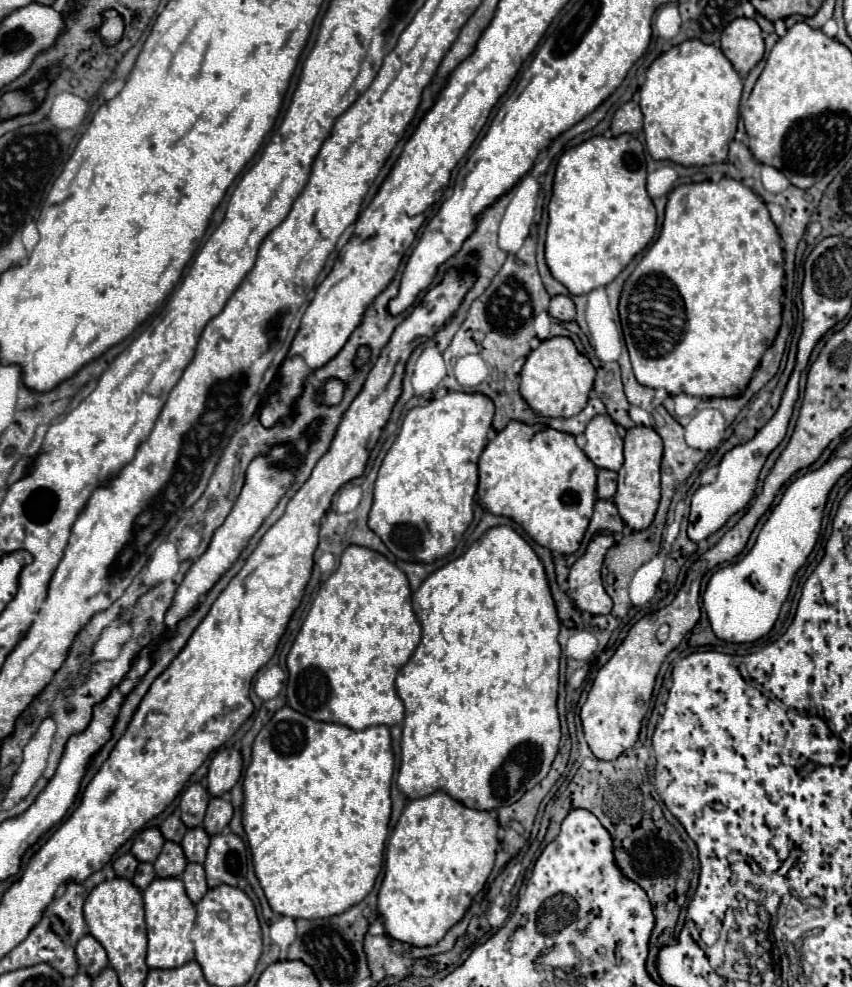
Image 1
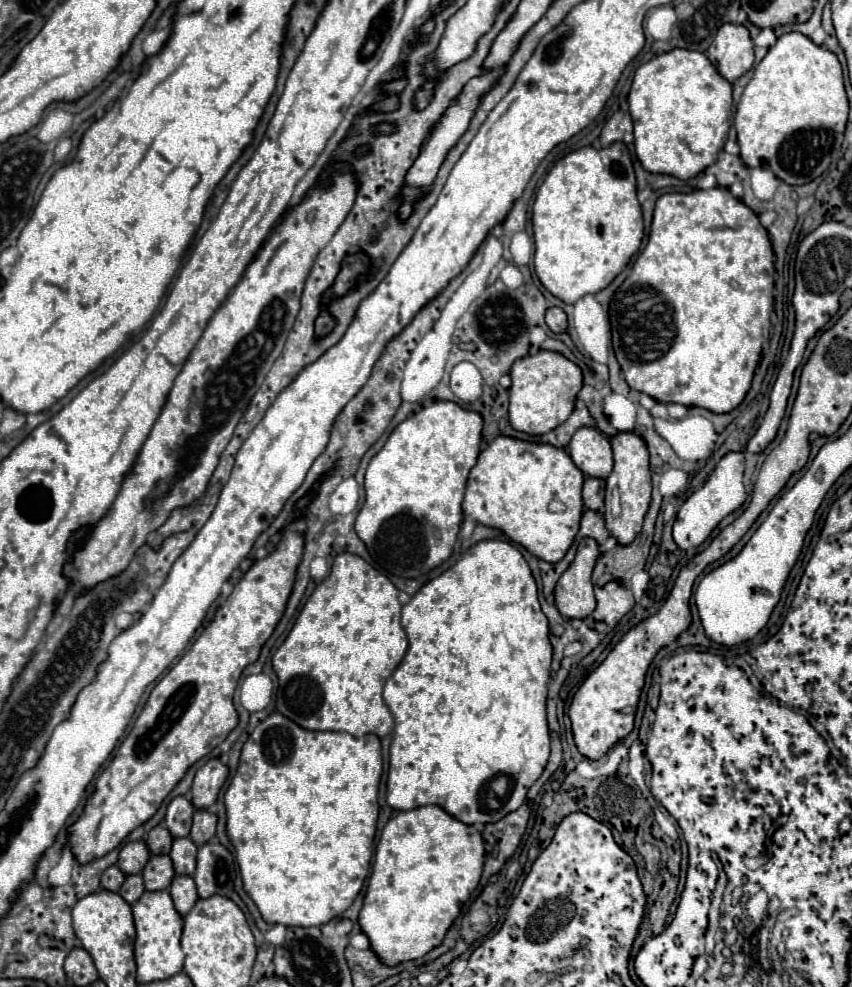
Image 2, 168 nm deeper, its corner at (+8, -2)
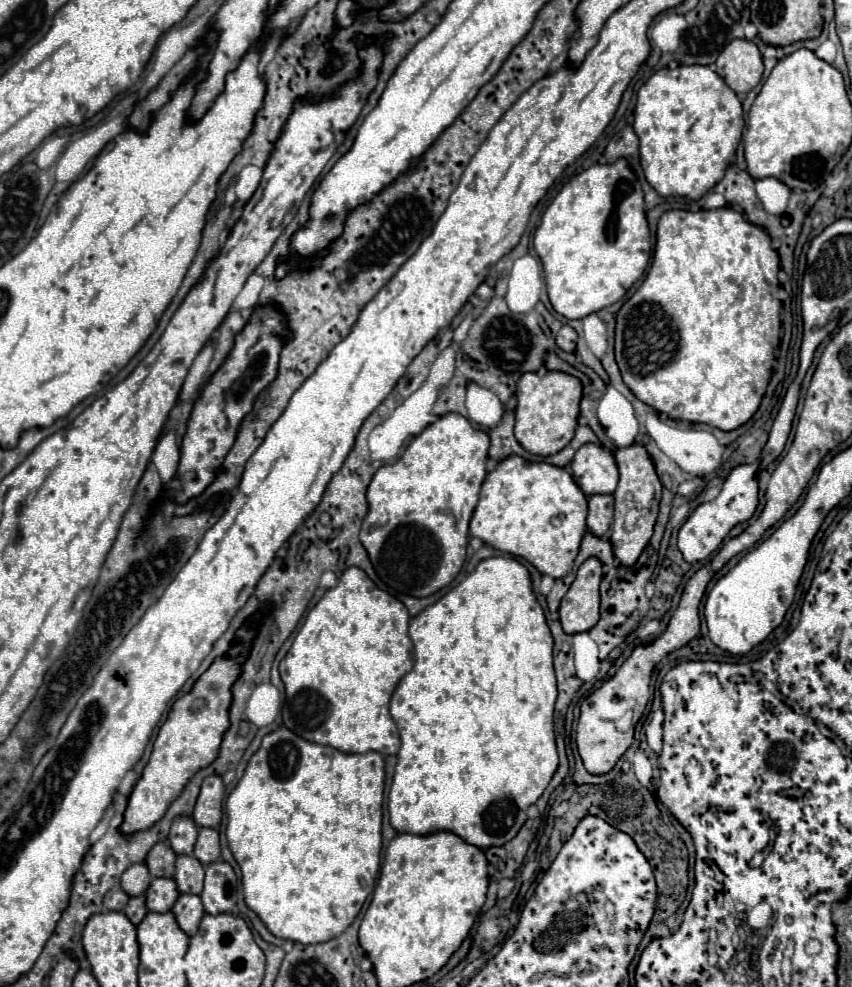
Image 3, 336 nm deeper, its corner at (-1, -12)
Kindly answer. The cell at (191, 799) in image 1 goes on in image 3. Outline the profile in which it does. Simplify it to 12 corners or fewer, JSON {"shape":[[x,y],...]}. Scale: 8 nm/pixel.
{"shape":[[175,819],[169,845],[177,855],[193,855],[197,825]]}

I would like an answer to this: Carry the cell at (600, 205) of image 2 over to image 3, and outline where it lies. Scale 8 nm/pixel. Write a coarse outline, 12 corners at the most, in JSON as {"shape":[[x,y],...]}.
{"shape":[[625,159],[573,177],[533,247],[553,309],[623,299],[651,257]]}

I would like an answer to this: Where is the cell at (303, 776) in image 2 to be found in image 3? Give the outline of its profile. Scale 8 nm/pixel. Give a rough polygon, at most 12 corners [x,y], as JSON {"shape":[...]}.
{"shape":[[287,727],[229,793],[245,903],[313,945],[379,873],[385,763]]}

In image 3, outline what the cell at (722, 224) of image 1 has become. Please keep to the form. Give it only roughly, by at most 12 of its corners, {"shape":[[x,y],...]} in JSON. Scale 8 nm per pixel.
{"shape":[[667,211],[617,313],[625,385],[745,425],[779,255],[743,213]]}

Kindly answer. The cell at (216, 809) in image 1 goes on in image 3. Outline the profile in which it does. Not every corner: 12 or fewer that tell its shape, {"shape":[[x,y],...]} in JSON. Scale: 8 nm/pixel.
{"shape":[[199,829],[195,857],[209,865],[219,859],[219,833]]}

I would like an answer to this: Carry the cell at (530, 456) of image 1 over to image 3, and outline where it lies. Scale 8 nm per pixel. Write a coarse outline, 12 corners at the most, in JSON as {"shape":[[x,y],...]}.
{"shape":[[563,467],[487,473],[469,535],[561,579],[587,531]]}

